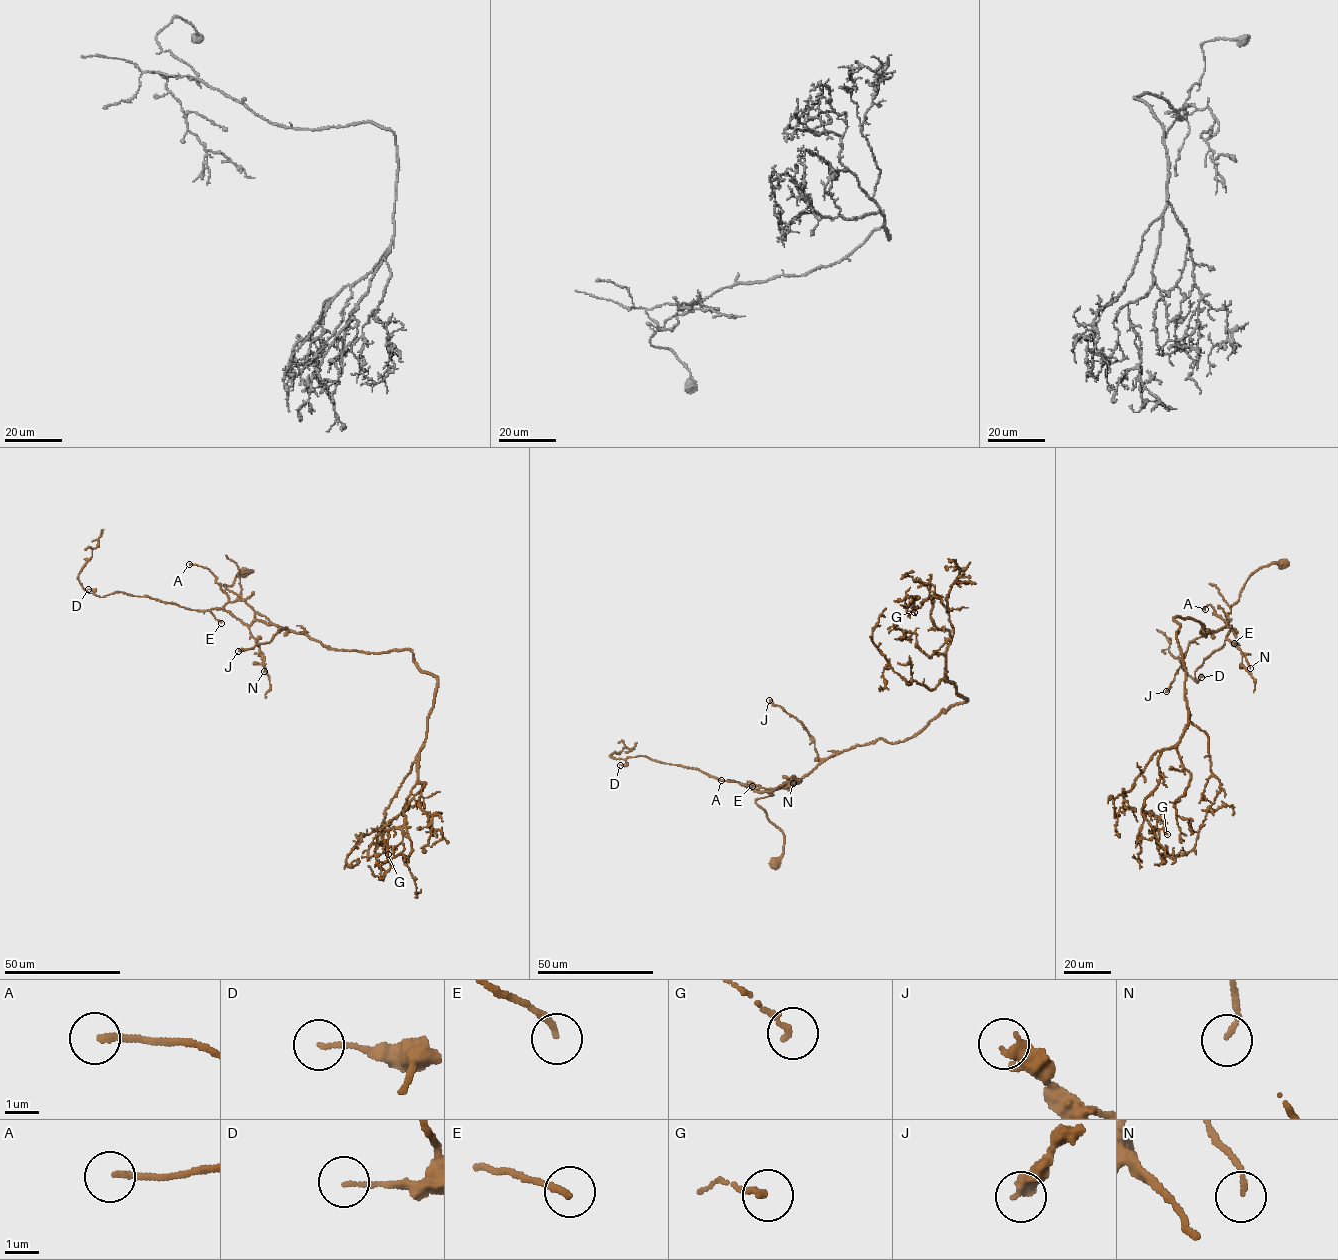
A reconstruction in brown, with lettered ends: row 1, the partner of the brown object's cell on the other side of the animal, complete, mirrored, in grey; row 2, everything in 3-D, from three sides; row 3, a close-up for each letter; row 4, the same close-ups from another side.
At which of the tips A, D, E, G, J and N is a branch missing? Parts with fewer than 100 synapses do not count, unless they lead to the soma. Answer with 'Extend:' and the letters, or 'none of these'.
Extend: none of these

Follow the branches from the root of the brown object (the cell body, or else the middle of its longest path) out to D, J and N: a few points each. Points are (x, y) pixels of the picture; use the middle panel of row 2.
D: (775, 862), (783, 852), (784, 835), (755, 802), (774, 789), (753, 790), (644, 755), (628, 757), (620, 765)
J: (775, 862), (783, 852), (784, 835), (755, 800), (793, 785), (821, 761), (803, 724), (769, 700)
N: (775, 862), (783, 852), (784, 835), (755, 800), (774, 790), (754, 790), (769, 791), (786, 781), (793, 783)

